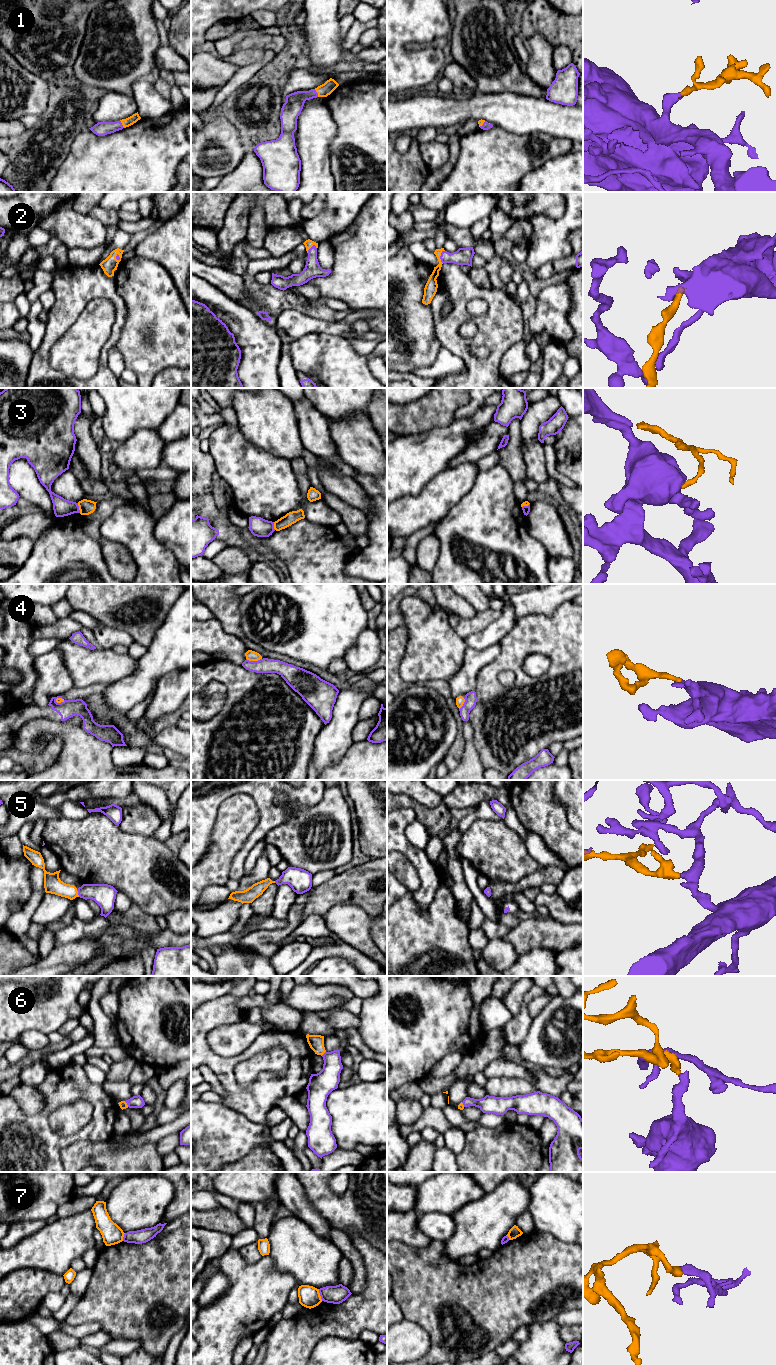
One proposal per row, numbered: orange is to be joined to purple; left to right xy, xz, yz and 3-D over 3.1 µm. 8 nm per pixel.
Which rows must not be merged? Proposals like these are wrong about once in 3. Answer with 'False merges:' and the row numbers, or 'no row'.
False merges: 3, 4, 7

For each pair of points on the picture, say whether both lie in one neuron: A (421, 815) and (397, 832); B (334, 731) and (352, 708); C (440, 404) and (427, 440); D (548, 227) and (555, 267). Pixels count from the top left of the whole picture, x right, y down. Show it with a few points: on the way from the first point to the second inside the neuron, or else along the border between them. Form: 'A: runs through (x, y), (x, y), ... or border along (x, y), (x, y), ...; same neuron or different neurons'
A: border along (397, 808), (411, 808), (416, 818); different neurons
B: runs through (340, 725), (346, 714); same neuron
C: border along (452, 419), (446, 425), (435, 426), (408, 435); different neurons
D: border along (572, 252), (567, 256), (544, 263), (534, 272); different neurons

